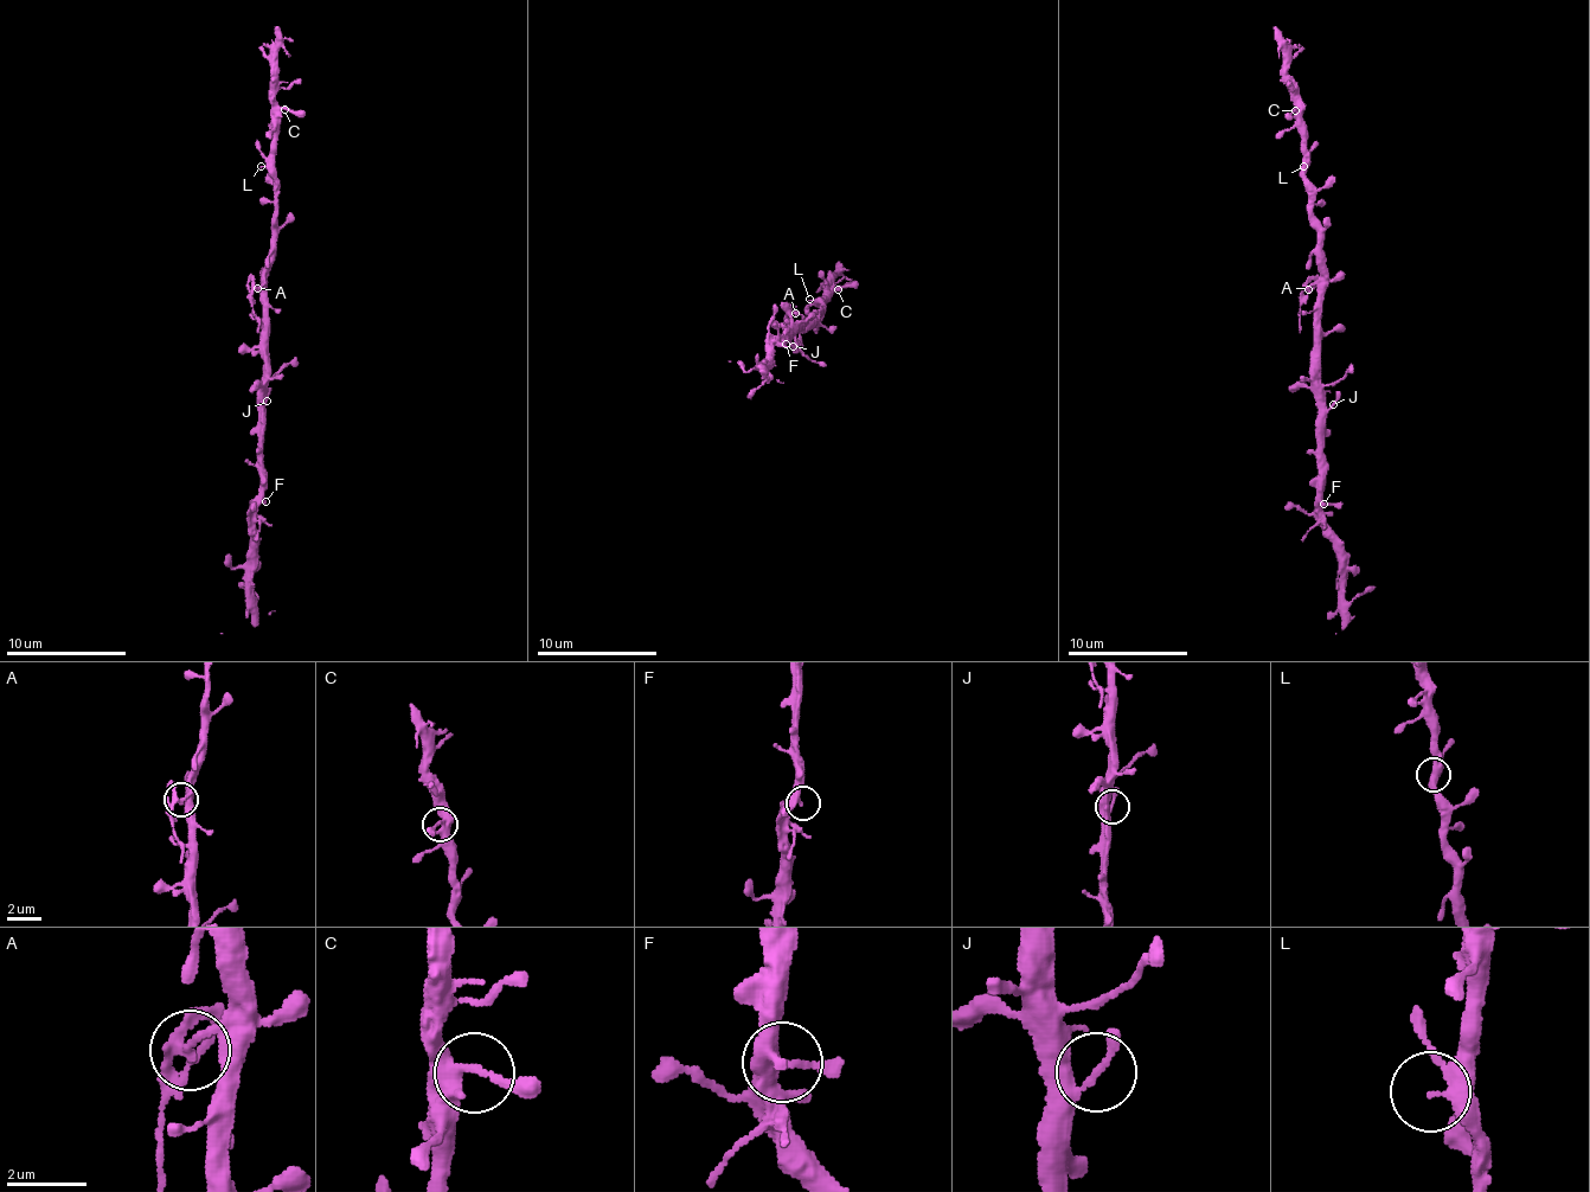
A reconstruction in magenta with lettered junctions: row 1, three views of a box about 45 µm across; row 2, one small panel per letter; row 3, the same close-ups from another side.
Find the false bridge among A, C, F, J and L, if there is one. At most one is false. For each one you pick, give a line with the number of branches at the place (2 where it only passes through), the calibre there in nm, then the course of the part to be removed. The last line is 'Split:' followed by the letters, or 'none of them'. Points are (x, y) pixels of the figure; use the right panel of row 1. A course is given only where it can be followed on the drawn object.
A: 3 | 190 nm | (1309, 289), (1301, 303), (1300, 332)
Split: A

